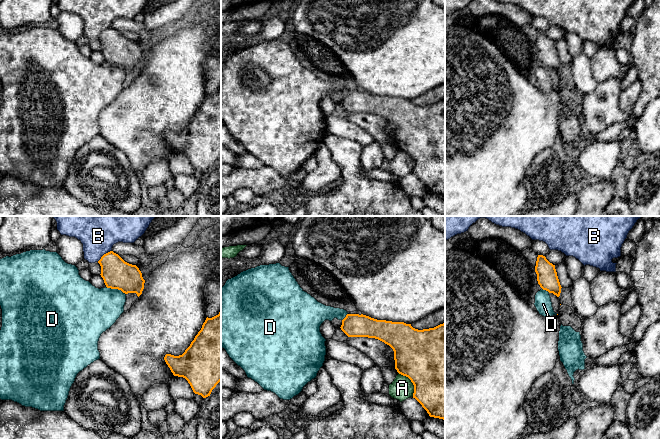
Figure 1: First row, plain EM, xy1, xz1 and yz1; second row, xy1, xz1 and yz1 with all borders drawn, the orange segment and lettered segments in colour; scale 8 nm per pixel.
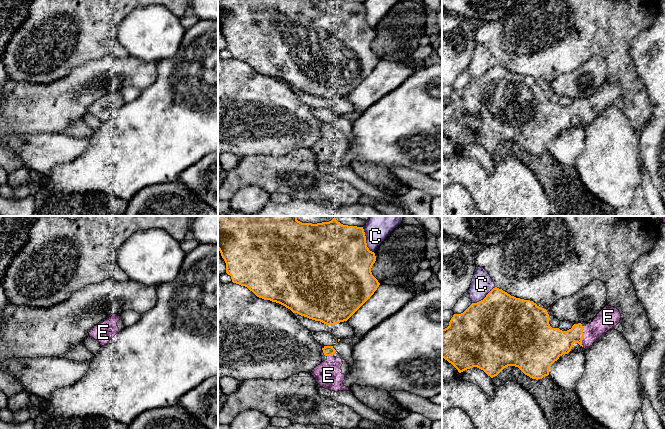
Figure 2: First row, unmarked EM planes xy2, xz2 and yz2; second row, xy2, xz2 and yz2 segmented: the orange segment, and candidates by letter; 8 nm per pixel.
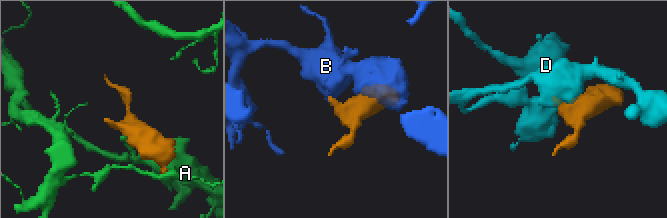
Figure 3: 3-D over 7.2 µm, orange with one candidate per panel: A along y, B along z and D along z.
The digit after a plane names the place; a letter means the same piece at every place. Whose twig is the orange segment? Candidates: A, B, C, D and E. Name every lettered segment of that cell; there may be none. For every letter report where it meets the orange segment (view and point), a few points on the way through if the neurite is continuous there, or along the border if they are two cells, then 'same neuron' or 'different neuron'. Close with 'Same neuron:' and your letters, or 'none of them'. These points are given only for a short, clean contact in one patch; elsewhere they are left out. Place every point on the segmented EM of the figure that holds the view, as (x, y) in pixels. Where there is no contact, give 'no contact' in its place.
A: meets orange in xz1 at (411, 381); different neuron
B: meets orange in xy1 at (104, 254); border along xy1 (111, 250), (106, 252), (97, 261); different neuron
C: meets orange in xz2 at (365, 240); different neuron
D: meets orange in xy1 at (116, 288); border along xy1 (106, 286), (112, 289), (120, 289), (125, 294); different neuron
E: meets orange in yz2 at (583, 336); same neuron
Same neuron: E

